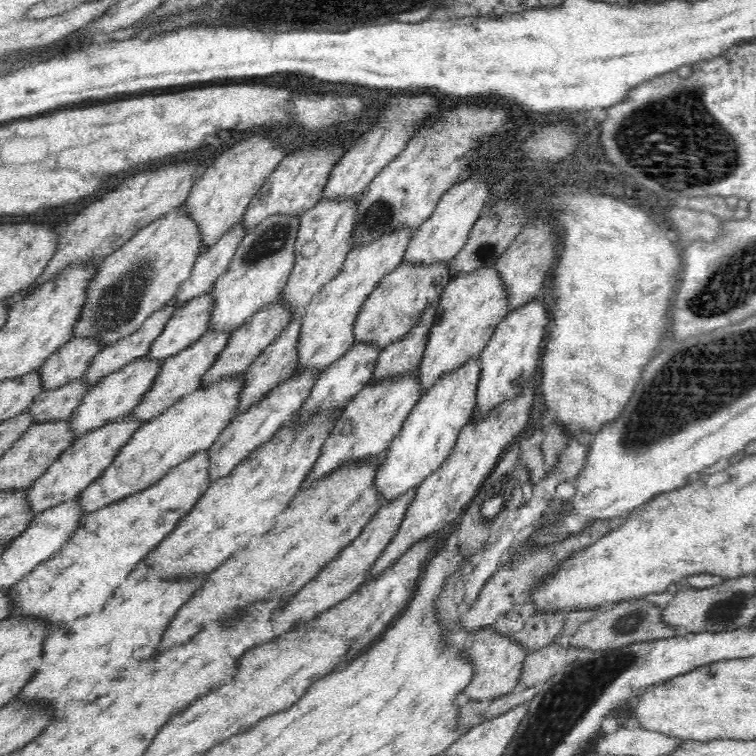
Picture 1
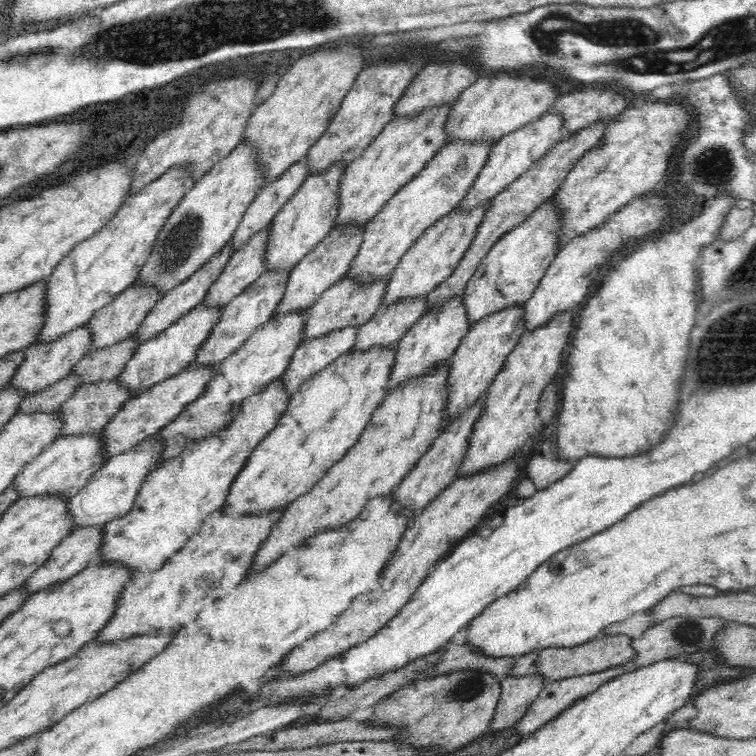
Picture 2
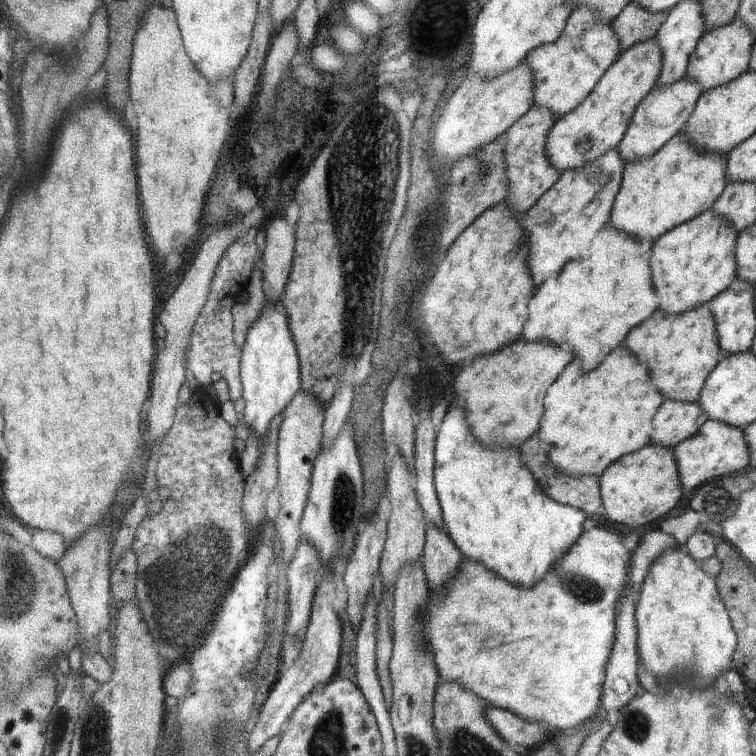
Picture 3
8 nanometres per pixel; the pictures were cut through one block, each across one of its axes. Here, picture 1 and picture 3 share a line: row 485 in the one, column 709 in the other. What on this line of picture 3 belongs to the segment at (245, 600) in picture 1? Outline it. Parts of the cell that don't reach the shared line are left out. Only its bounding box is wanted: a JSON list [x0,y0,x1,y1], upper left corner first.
[624,304,727,403]

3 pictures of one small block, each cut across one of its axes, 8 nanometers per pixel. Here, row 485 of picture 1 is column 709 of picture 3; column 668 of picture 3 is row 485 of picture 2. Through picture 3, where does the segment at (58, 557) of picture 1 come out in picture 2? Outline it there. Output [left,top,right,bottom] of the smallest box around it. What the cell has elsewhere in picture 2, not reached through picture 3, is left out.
[97,377,290,571]

